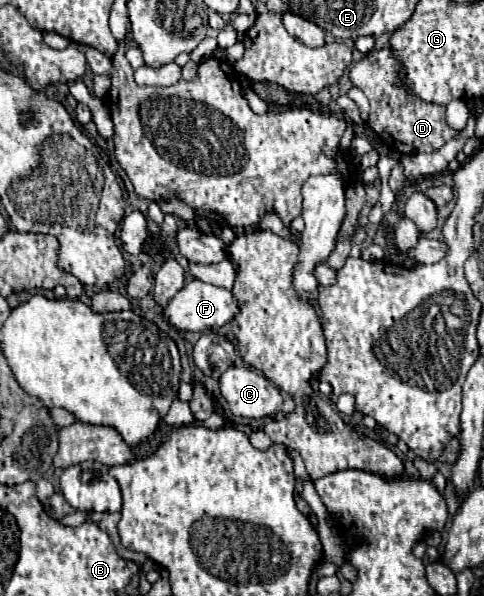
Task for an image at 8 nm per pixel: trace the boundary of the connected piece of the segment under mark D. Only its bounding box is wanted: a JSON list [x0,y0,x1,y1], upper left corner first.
[349,48,457,154]

